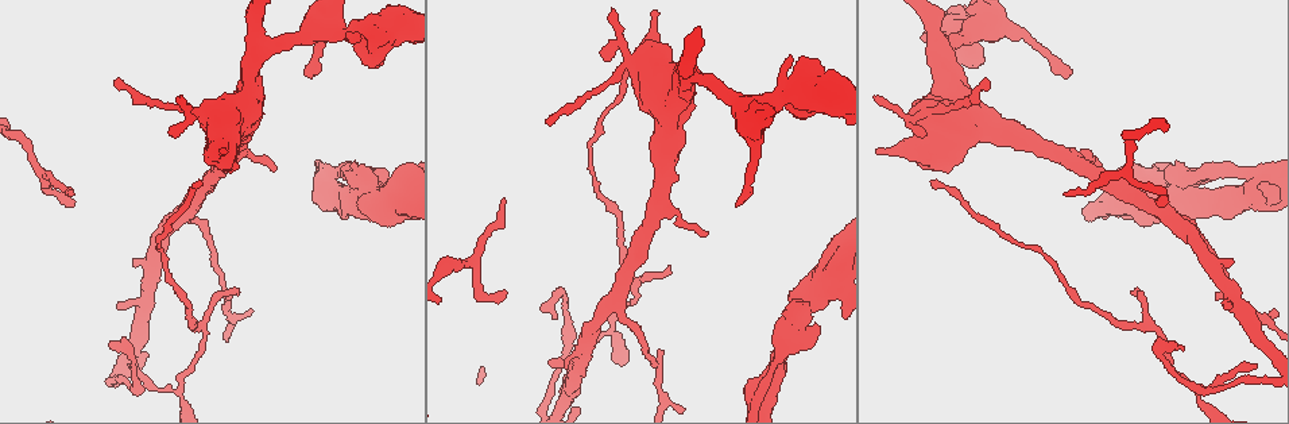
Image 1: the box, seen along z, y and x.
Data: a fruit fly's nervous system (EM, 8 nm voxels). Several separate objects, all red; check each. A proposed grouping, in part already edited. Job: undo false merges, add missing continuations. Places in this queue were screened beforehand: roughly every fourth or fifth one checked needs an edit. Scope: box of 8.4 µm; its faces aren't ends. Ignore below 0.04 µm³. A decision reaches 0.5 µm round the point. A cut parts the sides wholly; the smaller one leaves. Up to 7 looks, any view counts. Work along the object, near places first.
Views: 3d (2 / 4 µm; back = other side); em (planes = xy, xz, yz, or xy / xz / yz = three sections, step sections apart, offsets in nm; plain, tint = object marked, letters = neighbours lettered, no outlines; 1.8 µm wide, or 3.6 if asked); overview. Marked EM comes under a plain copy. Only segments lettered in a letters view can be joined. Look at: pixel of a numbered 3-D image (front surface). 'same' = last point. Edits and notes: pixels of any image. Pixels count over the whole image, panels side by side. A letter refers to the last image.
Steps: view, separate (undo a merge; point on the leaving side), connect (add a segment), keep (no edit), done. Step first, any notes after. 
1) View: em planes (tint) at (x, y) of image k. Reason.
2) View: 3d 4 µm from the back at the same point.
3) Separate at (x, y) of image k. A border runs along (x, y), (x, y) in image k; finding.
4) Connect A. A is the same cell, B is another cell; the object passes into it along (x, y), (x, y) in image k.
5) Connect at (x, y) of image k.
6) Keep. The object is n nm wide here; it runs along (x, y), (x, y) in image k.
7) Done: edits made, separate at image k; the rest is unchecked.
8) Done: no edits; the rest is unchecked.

View: em planes (tint) at (599, 338) of image 1.

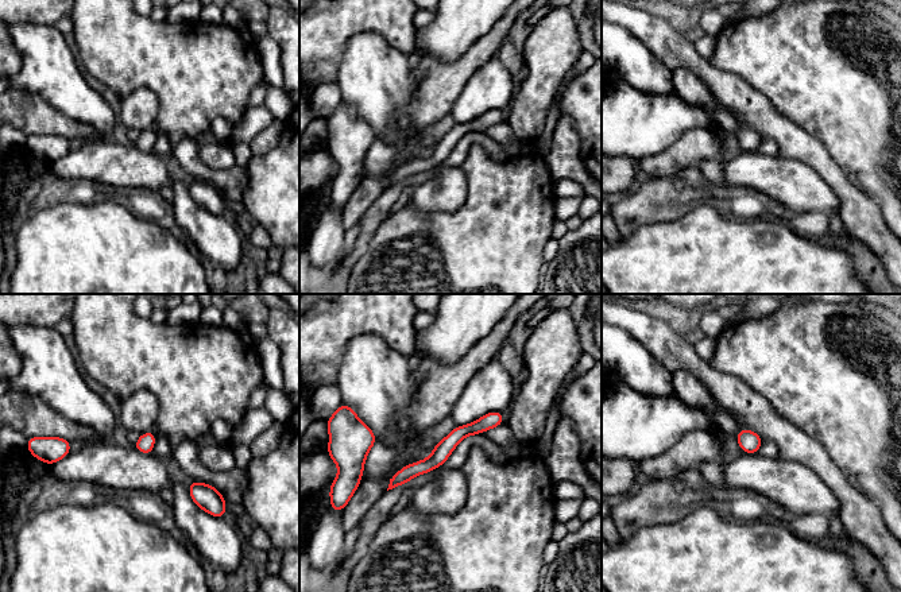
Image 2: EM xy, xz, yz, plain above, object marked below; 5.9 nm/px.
View: em planes (letters) at the same point.

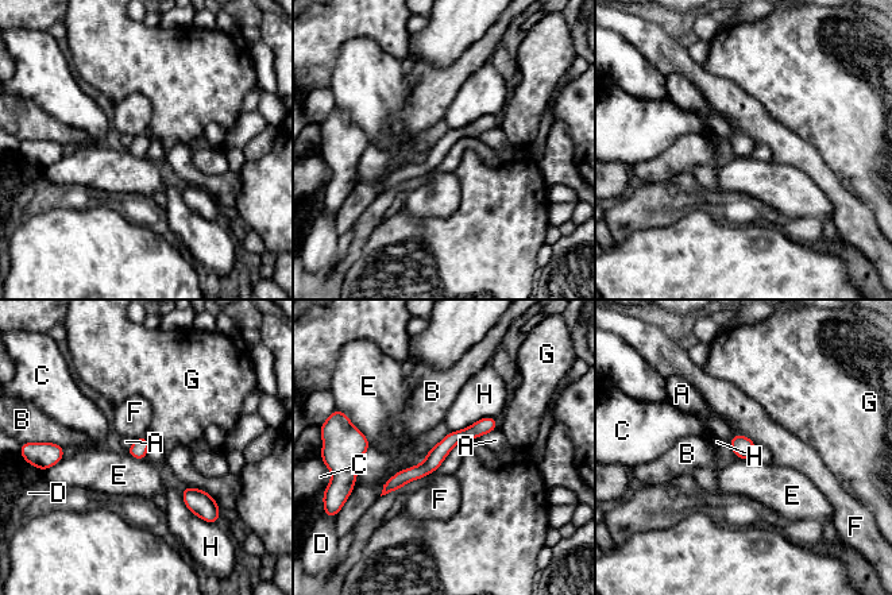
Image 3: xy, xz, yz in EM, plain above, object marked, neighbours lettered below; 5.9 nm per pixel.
Separate at (482, 427) of image 3. The longest contact is with E, 360 nm; A, B, C, D, E, F, G and H are other cells; the part that leaves runs along (493, 421), (451, 443) in image 3; two neurons meet here.

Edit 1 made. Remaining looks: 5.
View: 3d 2 µm at (371, 201) of image 1. Side arm on a straight run.

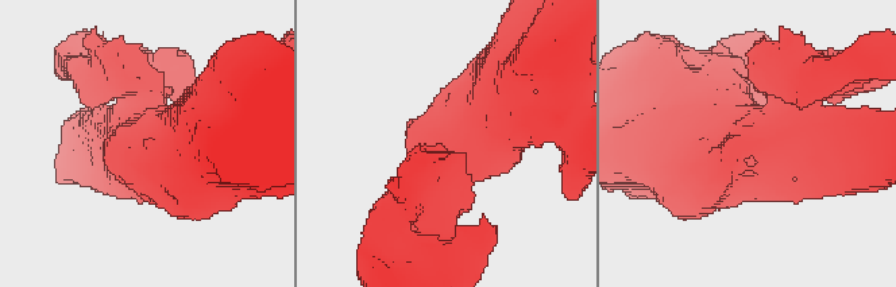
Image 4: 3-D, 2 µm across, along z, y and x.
View: em planes (letters) at (140, 144) of image 4.

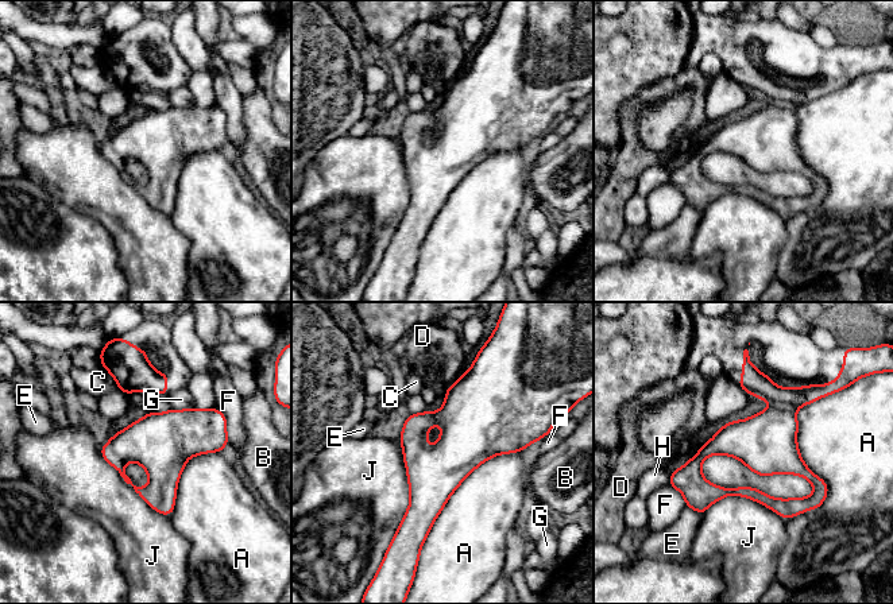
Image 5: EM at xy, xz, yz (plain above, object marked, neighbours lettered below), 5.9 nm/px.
Separate at (753, 382) of image 5. The longest contact is with A, 750 nm; A, B, C, D, E, F, G, H and J are other cells; a border runs along (773, 403), (791, 406), (795, 410) in image 5; two neurons meet here.

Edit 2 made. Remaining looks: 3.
View: em planes (letters) at (944, 50) of image 1.

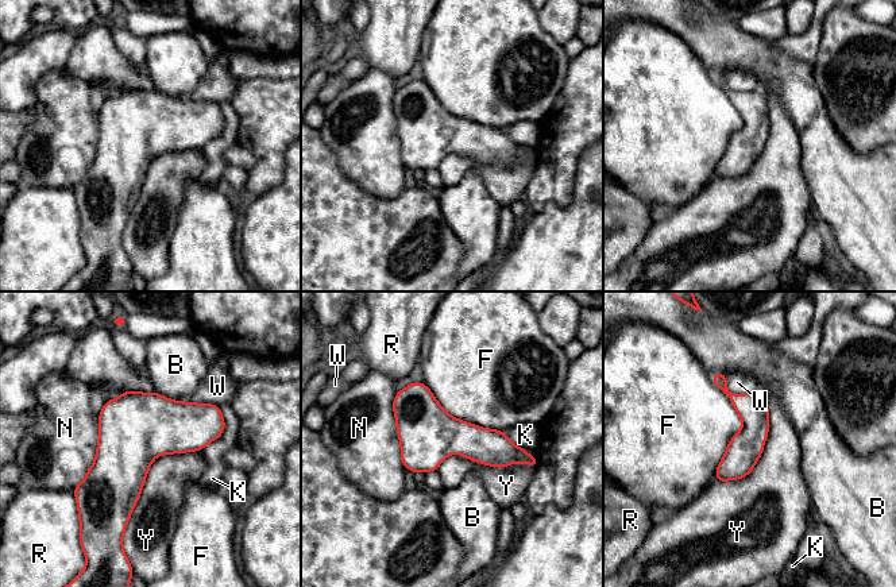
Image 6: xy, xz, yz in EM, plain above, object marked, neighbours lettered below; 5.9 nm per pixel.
Keep. B, F, K, N, R, W and Y are other cells; a border runs along (201, 450), (155, 458), (123, 533) in image 6; continuous, no second neuron.

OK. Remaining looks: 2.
Done: edits made, separate at image 3, separate at image 5; the rest is unchecked.

